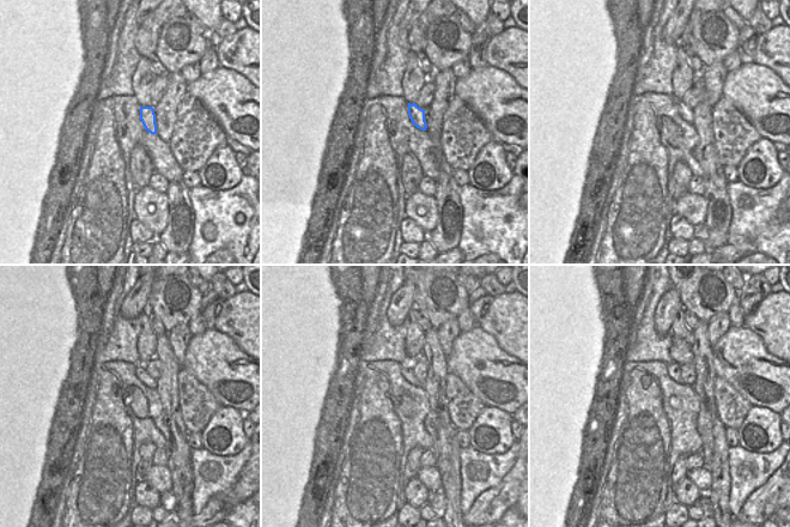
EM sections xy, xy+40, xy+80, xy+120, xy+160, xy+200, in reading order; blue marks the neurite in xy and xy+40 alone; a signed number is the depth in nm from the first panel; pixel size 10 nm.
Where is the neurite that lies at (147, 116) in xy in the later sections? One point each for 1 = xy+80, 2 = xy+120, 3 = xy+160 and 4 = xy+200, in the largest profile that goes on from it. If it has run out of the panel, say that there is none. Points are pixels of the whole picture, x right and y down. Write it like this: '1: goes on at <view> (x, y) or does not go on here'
1: goes on at xy+80 (686, 113)
2: goes on at xy+120 (141, 374)
3: goes on at xy+160 (407, 368)
4: goes on at xy+200 (674, 369)

